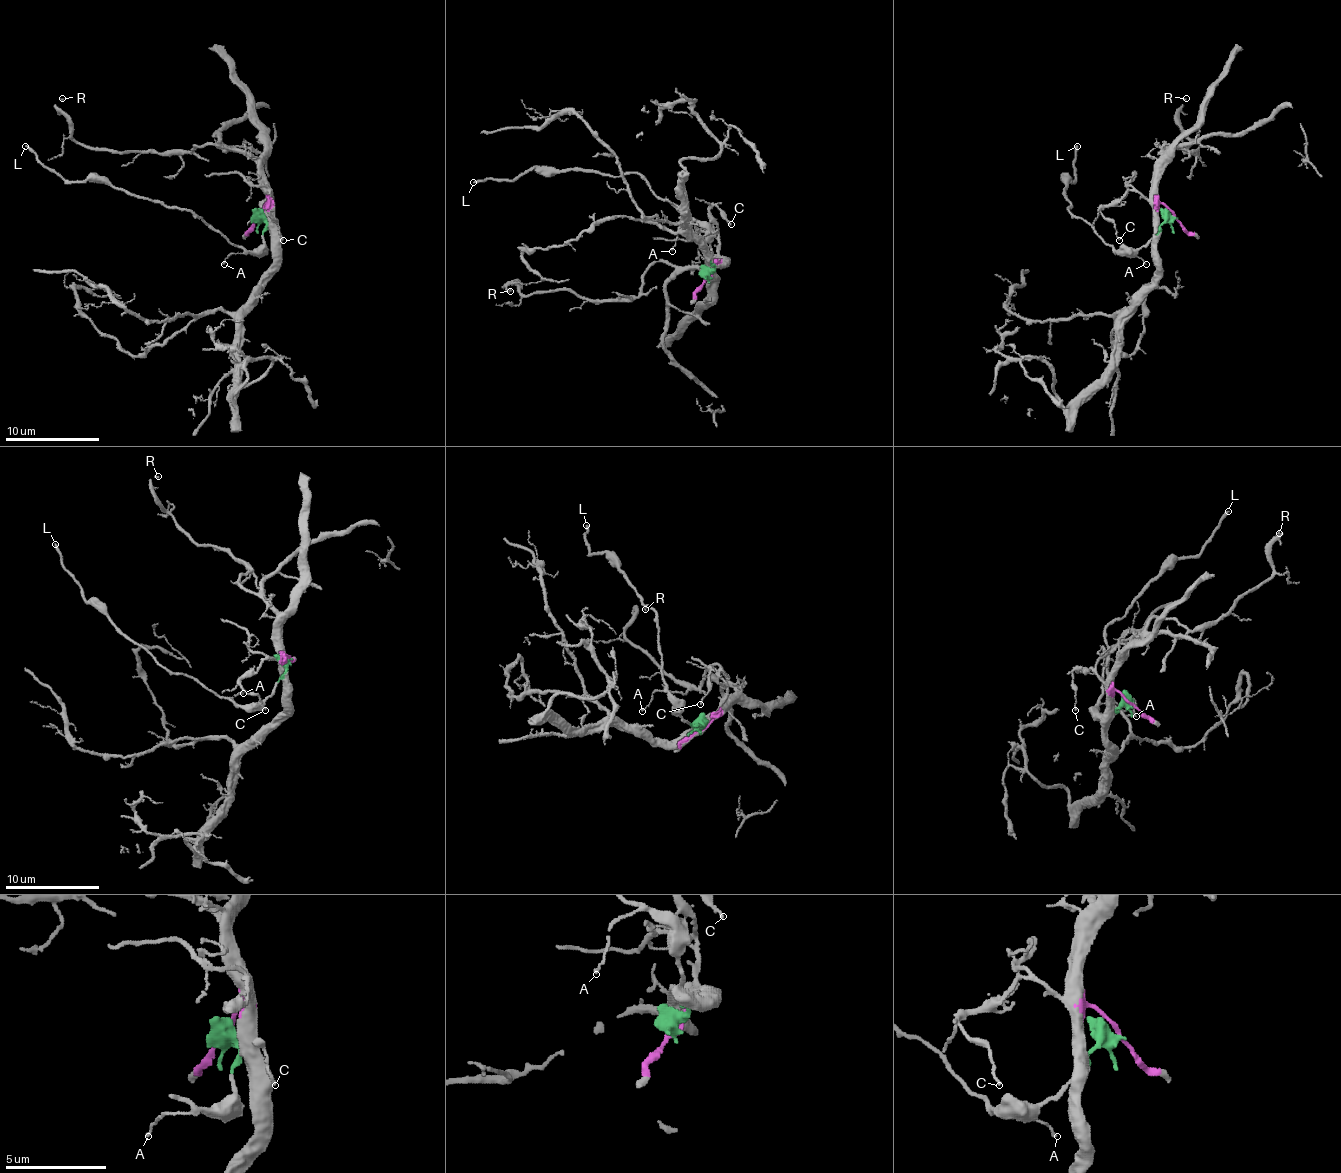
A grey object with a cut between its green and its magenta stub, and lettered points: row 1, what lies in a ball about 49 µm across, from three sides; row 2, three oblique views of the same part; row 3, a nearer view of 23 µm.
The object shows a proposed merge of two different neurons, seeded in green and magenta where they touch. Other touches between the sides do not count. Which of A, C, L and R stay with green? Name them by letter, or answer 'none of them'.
A, L

